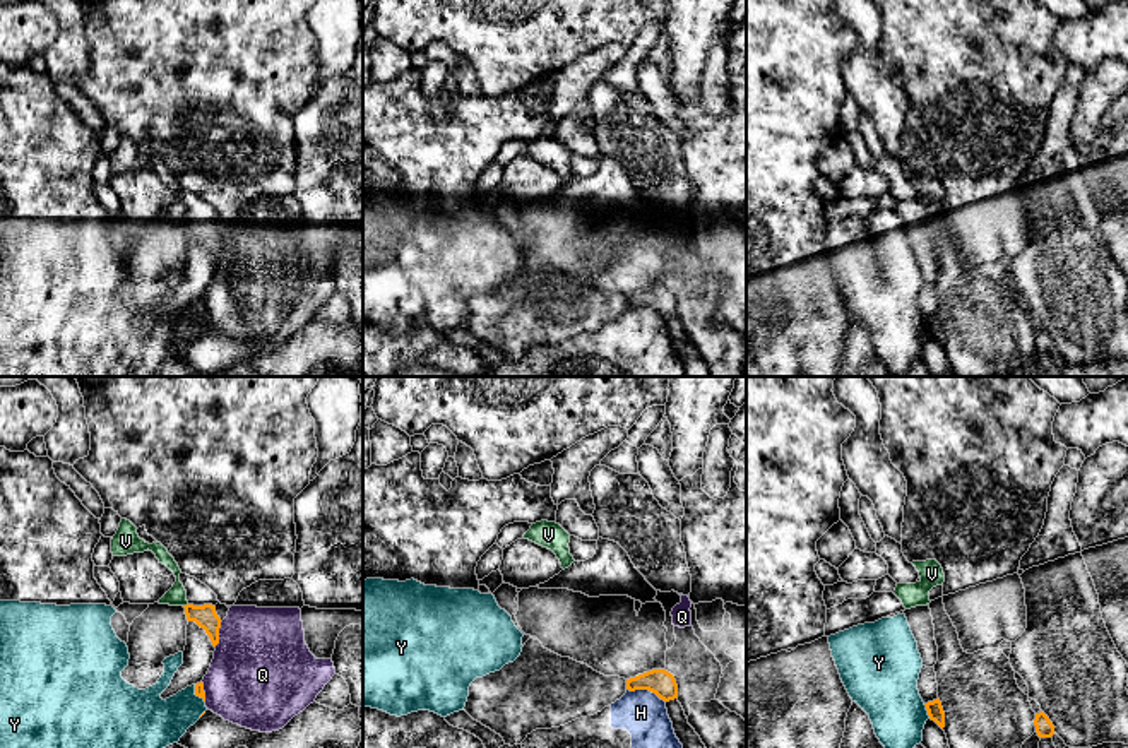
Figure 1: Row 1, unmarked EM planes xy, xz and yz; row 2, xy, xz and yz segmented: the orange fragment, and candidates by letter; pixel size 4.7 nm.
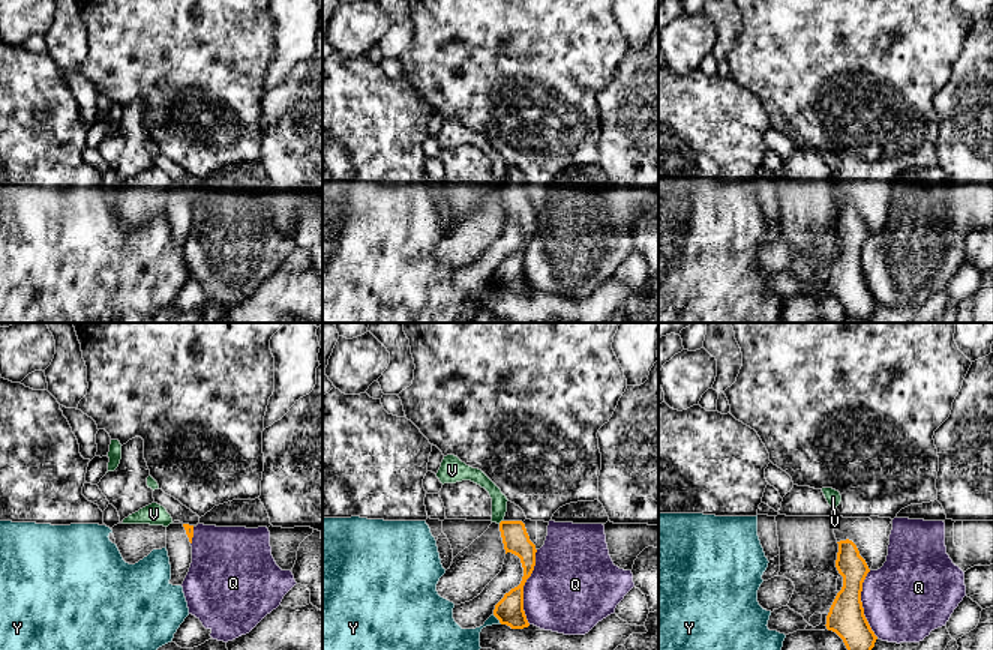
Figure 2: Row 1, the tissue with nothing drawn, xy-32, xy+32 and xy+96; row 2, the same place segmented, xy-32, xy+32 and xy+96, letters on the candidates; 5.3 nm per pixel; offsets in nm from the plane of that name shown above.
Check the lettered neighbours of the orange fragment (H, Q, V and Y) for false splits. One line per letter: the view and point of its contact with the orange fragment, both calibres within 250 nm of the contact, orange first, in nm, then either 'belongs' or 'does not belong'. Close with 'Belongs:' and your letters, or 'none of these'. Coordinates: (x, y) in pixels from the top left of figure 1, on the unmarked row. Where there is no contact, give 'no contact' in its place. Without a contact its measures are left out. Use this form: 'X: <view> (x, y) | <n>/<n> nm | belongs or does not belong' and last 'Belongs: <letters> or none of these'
H: xz (646, 305) | 120/220 nm | does not belong
Q: xy (218, 250) | 110/460 nm | does not belong
V: xy (187, 221) | 110/100 nm | does not belong
Y: yz (926, 326) | 80/320 nm | does not belong
Belongs: none of these

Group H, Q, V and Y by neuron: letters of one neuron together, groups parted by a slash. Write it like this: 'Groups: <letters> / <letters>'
Groups: H / Q / V / Y

